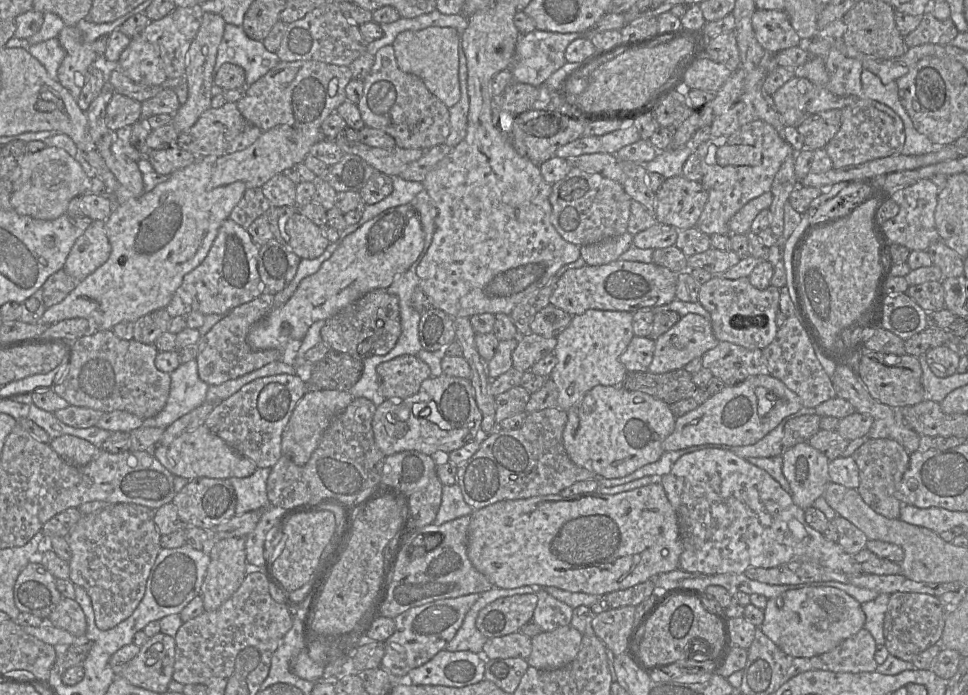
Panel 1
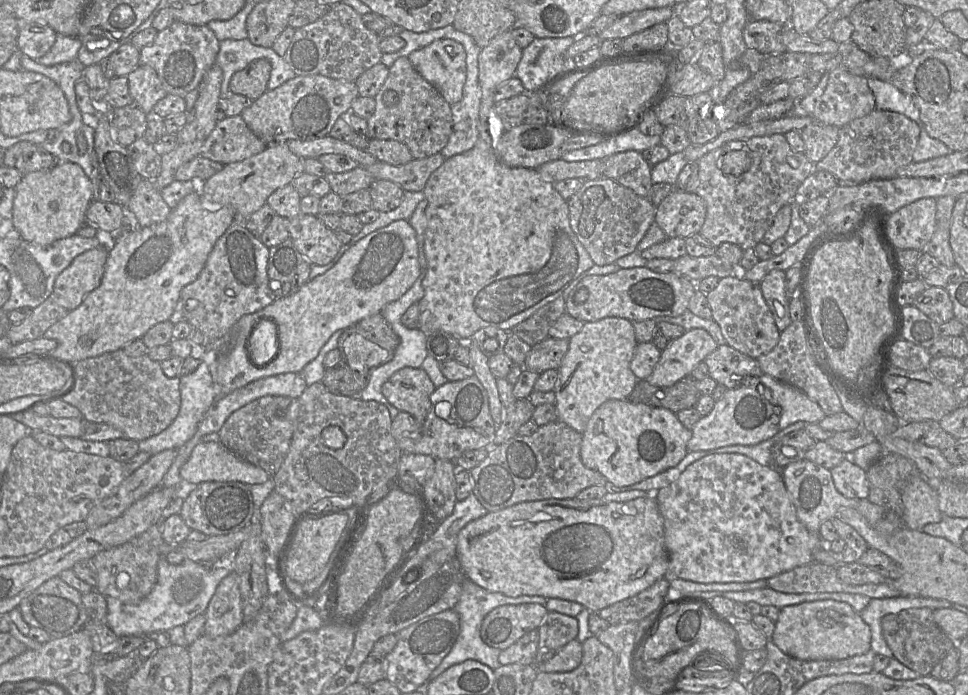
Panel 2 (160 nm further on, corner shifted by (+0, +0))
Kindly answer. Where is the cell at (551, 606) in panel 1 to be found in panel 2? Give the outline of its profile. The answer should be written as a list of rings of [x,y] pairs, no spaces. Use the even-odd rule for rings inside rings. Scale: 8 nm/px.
[[[548,611],[537,628],[539,634],[538,650],[533,665],[550,660],[558,650],[578,636],[578,620],[558,612]]]

